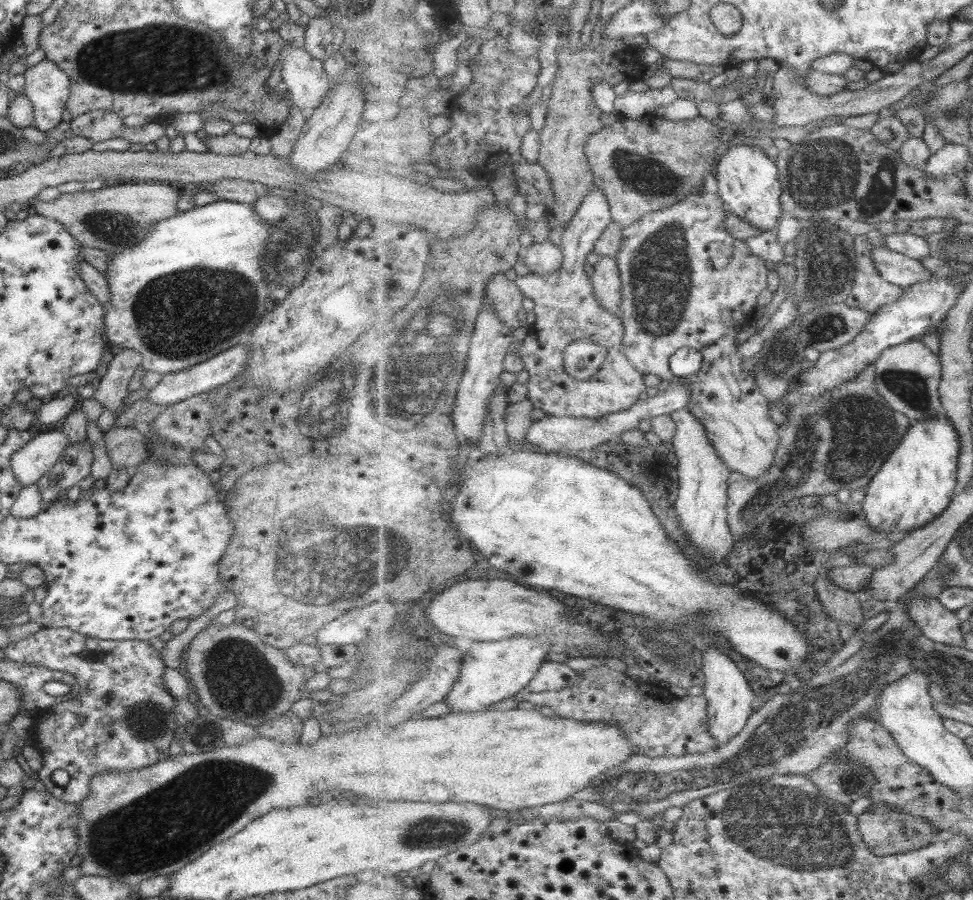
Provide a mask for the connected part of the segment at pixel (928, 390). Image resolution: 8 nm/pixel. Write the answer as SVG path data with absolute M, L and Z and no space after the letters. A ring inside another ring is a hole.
M919 339L887 348L877 359L875 368L879 392L899 414L908 416L915 422L929 420L945 413L940 396L942 382L940 355L933 354Z

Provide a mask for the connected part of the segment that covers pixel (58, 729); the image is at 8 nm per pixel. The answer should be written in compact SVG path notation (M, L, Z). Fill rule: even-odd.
M41 628L41 630L37 631L37 633L27 635L27 637L19 639L19 641L15 641L15 643L7 644L7 646L4 649L1 649L1 651L5 656L5 660L8 659L19 664L24 663L27 664L27 666L40 666L49 670L57 669L63 672L68 672L75 677L75 680L78 680L81 688L84 688L84 691L81 692L76 699L72 699L71 702L65 701L64 703L54 704L52 707L48 706L47 708L37 709L37 724L34 724L34 726L32 726L32 730L30 730L30 733L32 734L32 739L34 740L33 747L36 747L38 749L39 754L42 758L42 767L37 772L37 778L39 781L42 782L45 792L47 792L51 797L54 797L55 799L58 799L63 803L75 805L79 803L79 801L87 797L88 784L96 774L103 774L104 772L106 772L106 770L121 770L124 772L129 772L130 770L139 770L140 768L145 768L146 766L151 766L152 764L155 764L158 760L161 760L162 758L168 757L169 744L171 744L173 740L178 739L178 736L175 733L175 728L177 724L174 717L174 712L172 711L172 708L174 708L174 698L165 688L162 679L166 667L164 666L163 662L161 662L159 651L153 649L153 647L149 645L148 641L99 640L96 638L80 635L79 633L75 633L68 628ZM53 770L65 770L65 772L69 774L68 783L62 787L55 785L55 783L52 783L49 777L51 776L51 772L53 772Z

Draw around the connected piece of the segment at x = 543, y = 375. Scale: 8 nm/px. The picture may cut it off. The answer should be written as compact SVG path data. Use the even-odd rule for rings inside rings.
M595 182L591 192L567 224L561 236L561 247L564 254L564 263L560 271L552 272L548 275L535 275L530 272L527 275L517 276L515 282L524 292L525 296L535 301L534 314L536 315L535 324L530 328L527 338L523 340L523 344L518 347L518 354L524 363L524 370L530 375L528 382L529 394L528 398L538 409L544 410L546 414L559 417L575 417L575 418L600 418L613 412L621 412L629 410L638 402L639 396L647 390L645 385L645 376L635 365L627 358L625 352L622 351L623 339L626 328L624 327L621 316L611 313L604 308L598 301L598 297L594 293L594 282L591 277L585 273L585 262L587 256L596 249L597 241L612 223L612 212L607 195ZM579 339L587 339L595 344L600 344L608 348L608 357L600 371L594 376L594 379L588 382L579 382L573 378L564 369L564 352L567 346L573 341ZM543 379L550 380L553 386L549 390L541 389L539 384Z

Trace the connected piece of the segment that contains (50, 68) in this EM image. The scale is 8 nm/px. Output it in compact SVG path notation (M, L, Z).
M41 60L36 66L27 68L23 78L25 98L33 105L33 126L44 133L56 133L56 126L62 120L62 112L69 97L70 87L67 75L53 62Z

